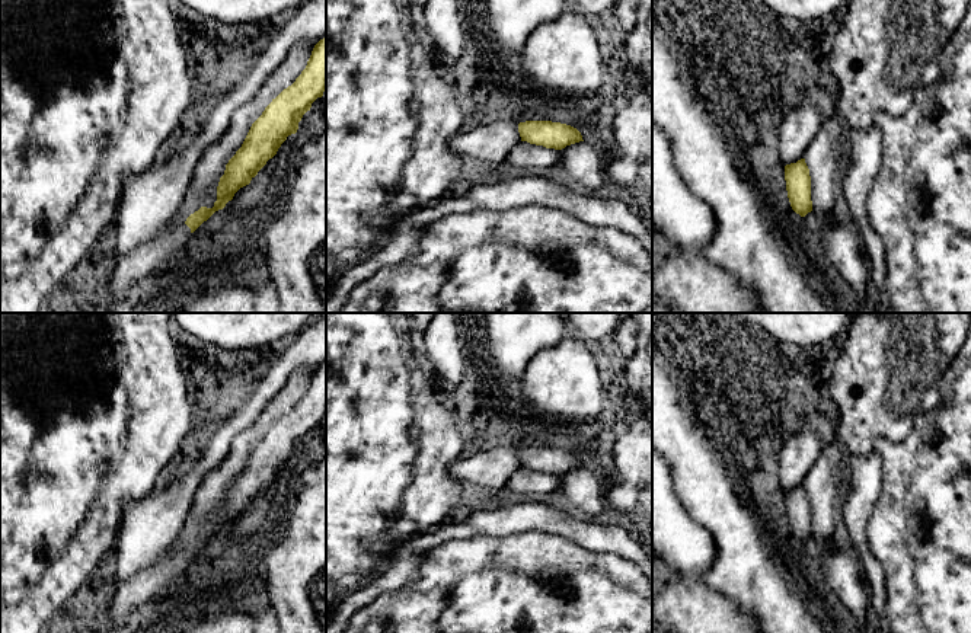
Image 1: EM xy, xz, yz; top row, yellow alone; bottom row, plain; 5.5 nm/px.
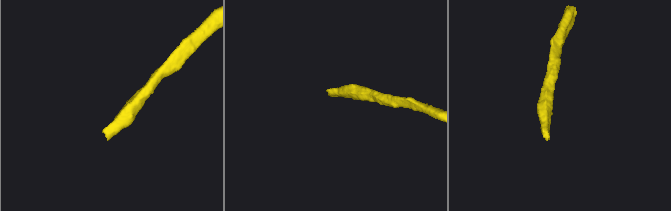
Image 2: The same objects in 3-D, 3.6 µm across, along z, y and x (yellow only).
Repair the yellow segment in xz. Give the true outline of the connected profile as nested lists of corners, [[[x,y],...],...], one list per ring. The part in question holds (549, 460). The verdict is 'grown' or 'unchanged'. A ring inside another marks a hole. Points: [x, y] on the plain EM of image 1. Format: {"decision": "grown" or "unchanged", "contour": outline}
{"decision": "unchanged", "contour": [[[552,447],[520,448],[518,458],[521,467],[555,476],[562,476],[566,471],[584,467],[576,454]]]}

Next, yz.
{"decision": "unchanged", "contour": [[[805,485],[785,492],[785,506],[792,536],[805,543],[812,537],[811,502]]]}

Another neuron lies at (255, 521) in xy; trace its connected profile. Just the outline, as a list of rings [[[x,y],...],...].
[[[288,461],[277,480],[252,503],[250,509],[240,514],[233,525],[226,530],[223,536],[227,546],[246,546],[255,536],[268,533],[271,505],[277,495],[278,480],[285,474],[291,474],[294,461]]]

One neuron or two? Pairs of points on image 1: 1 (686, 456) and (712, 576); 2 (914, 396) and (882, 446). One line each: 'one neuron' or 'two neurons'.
1: one neuron
2: two neurons

